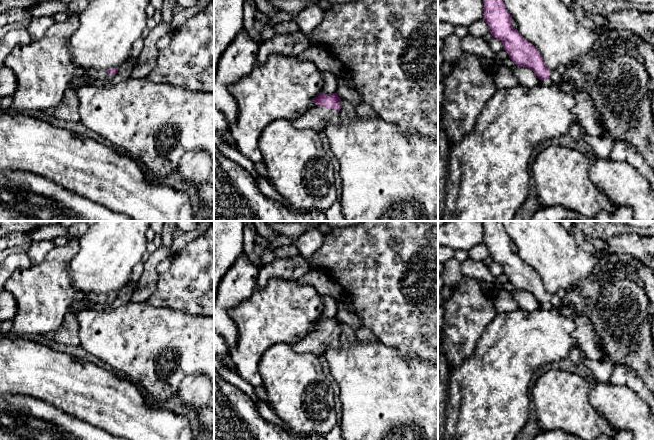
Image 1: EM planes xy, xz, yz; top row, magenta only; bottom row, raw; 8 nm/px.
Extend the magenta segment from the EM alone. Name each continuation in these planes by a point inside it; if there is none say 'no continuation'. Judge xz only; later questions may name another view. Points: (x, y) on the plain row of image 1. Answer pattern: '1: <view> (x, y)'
1: xz (317, 342)

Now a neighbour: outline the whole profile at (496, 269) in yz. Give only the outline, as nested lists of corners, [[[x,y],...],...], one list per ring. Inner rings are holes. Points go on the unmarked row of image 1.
[[[494,261],[489,265],[489,269],[490,269],[491,274],[494,277],[497,277],[498,275],[503,273],[503,267],[502,267],[502,265],[499,264],[499,263],[496,263]]]

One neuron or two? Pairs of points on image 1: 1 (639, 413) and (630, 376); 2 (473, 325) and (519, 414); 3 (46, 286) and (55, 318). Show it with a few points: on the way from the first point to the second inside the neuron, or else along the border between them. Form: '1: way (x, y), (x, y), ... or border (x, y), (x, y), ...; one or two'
1: border (610, 383), (625, 385), (635, 390), (643, 400); two
2: border (493, 317), (486, 326), (474, 350), (467, 357); two
3: way (46, 294), (47, 310); one

